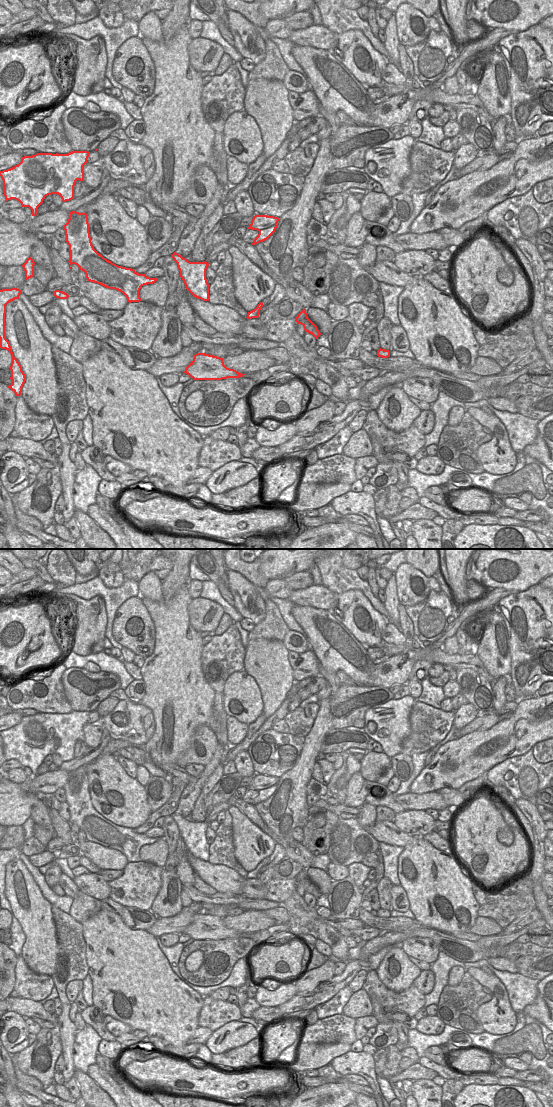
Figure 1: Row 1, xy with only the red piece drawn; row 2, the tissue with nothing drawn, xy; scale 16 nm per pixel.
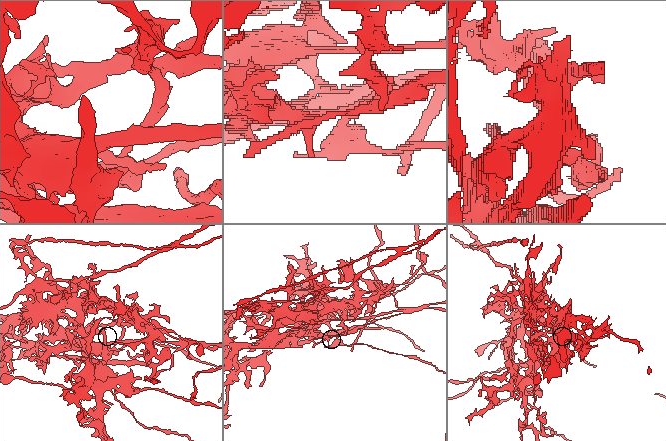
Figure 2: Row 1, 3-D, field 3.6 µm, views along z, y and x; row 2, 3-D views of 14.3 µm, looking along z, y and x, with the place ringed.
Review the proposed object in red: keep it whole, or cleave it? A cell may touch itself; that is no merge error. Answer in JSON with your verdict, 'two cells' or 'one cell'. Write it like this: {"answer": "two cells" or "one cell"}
{"answer": "two cells"}

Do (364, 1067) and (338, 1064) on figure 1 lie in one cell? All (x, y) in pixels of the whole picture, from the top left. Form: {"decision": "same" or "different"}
{"decision": "same"}

